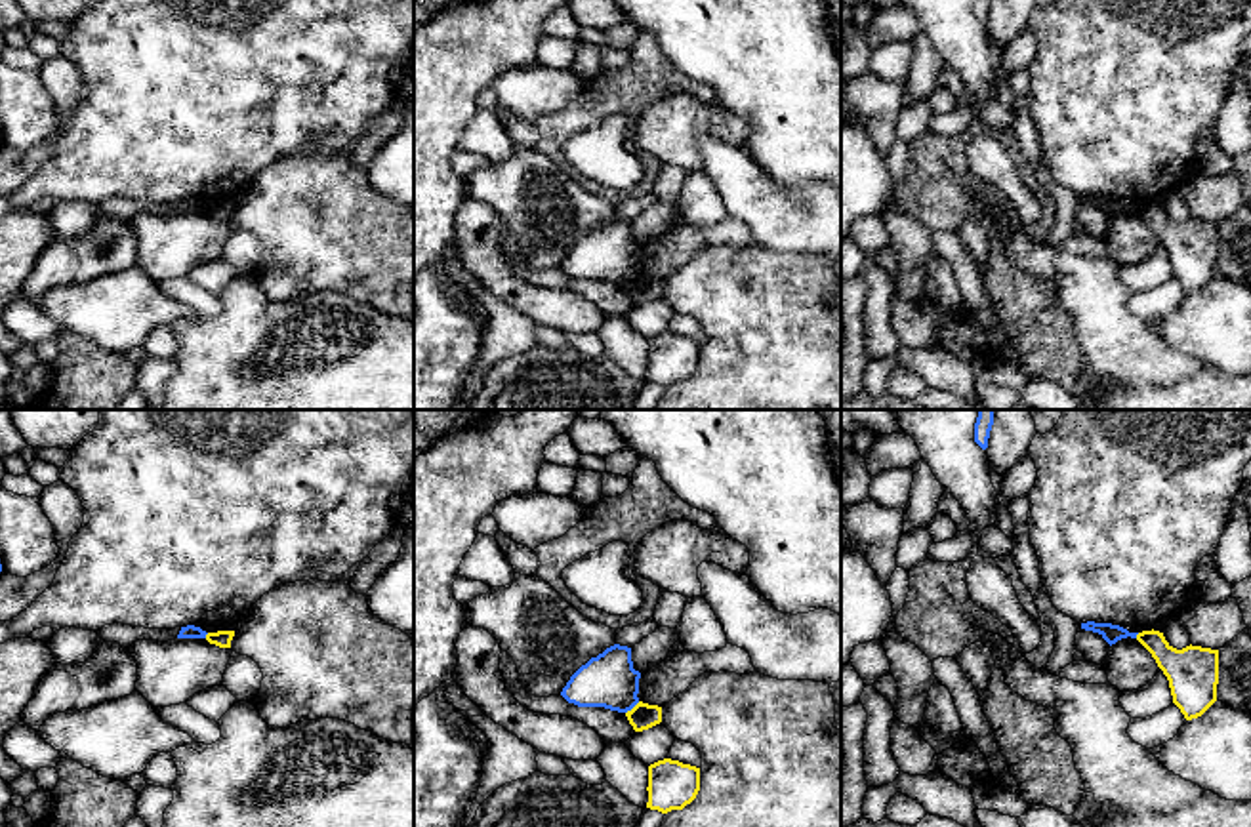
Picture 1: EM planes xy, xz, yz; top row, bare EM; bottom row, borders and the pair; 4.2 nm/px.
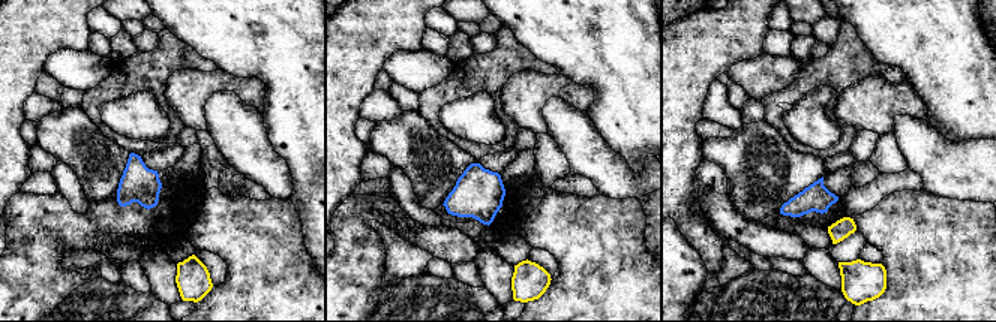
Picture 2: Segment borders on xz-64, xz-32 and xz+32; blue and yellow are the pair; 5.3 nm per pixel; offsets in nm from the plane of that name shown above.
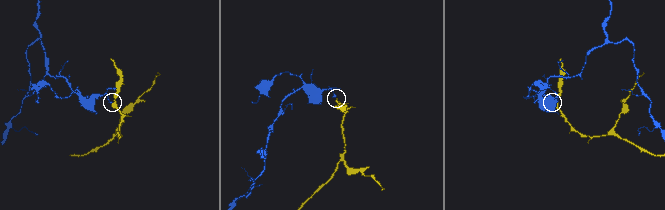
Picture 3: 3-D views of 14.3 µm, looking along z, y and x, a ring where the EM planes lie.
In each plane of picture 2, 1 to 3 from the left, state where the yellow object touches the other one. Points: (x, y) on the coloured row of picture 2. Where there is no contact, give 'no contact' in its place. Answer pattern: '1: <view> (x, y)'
1: no contact
2: no contact
3: no contact

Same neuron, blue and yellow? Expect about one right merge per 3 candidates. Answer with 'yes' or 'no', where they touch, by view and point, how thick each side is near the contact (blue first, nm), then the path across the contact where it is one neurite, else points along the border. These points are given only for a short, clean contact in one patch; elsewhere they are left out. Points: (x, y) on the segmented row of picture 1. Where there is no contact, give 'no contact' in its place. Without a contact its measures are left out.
no; contact xz (632, 707); calibres 220 and 110 nm; border xz (639, 702), (626, 713)

